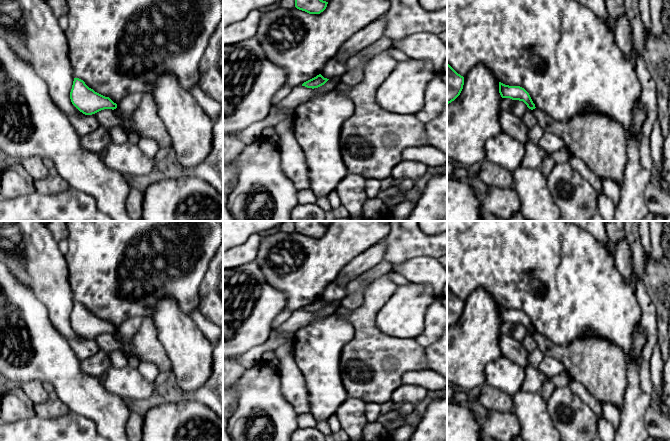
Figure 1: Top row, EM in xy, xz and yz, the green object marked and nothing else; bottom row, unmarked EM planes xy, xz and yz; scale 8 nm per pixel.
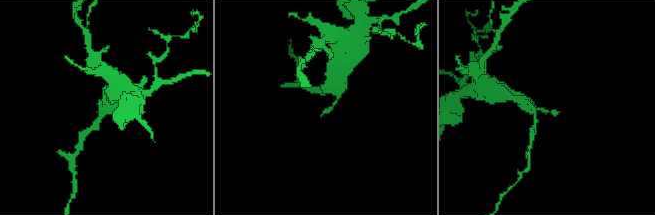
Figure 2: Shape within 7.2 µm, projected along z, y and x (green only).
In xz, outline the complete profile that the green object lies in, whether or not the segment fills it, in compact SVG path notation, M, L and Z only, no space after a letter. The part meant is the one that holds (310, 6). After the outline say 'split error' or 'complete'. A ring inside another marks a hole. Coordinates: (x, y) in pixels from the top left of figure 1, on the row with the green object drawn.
M295 0L295 7L309 14L320 14L327 7L328 2L323 0Z | complete

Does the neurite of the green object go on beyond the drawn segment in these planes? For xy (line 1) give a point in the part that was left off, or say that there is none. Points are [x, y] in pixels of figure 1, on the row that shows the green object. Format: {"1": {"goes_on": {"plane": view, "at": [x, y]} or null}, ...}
{"1": {"goes_on": null}}

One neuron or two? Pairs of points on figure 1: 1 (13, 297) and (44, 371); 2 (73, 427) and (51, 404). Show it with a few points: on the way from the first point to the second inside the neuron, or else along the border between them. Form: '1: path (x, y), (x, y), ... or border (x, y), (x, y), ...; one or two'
1: path (23, 315), (31, 328), (34, 343), (41, 353); one
2: border (70, 411), (51, 418), (38, 417); two

